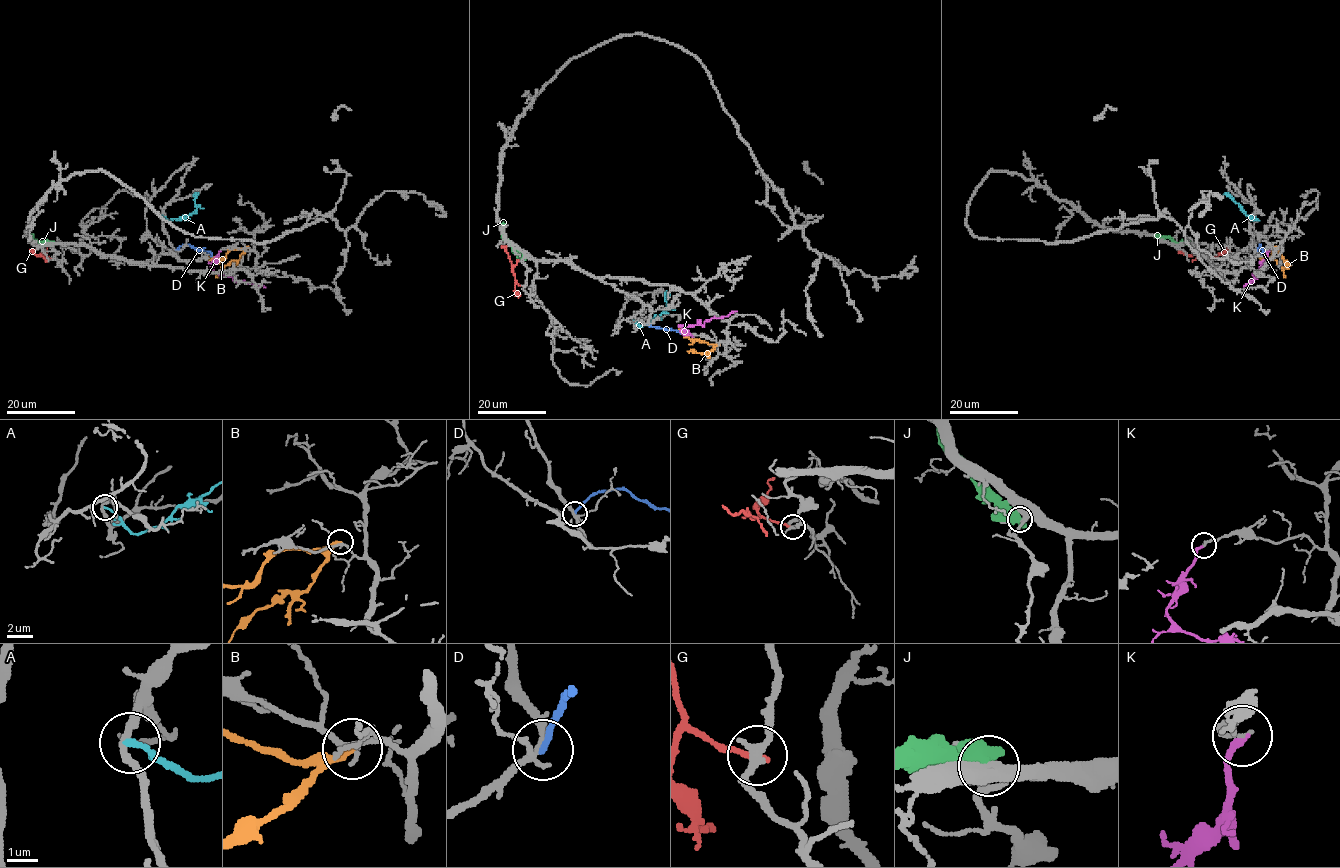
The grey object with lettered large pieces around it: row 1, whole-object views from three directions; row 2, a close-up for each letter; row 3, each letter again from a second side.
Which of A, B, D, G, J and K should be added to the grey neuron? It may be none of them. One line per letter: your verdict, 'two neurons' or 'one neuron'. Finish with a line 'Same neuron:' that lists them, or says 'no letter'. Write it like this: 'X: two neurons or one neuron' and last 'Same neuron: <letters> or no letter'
A: two neurons
B: two neurons
D: two neurons
G: two neurons
J: two neurons
K: two neurons
Same neuron: no letter

